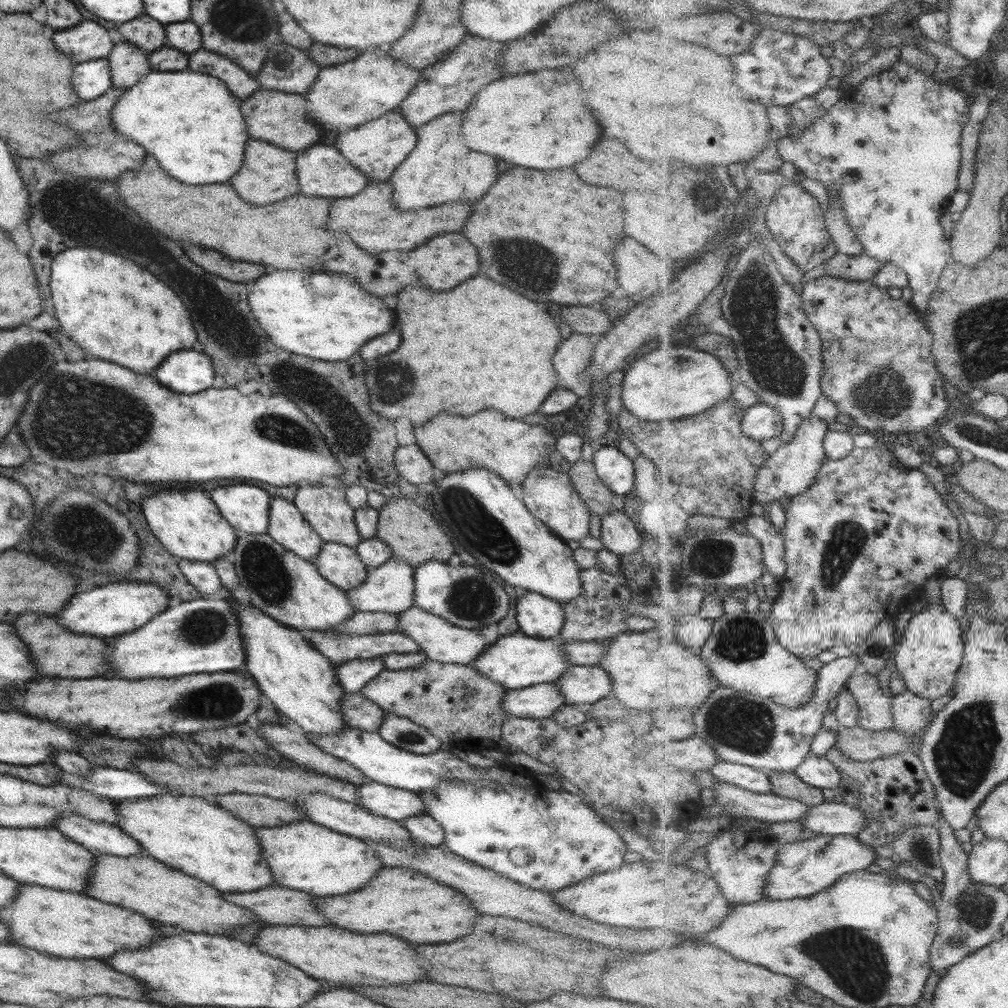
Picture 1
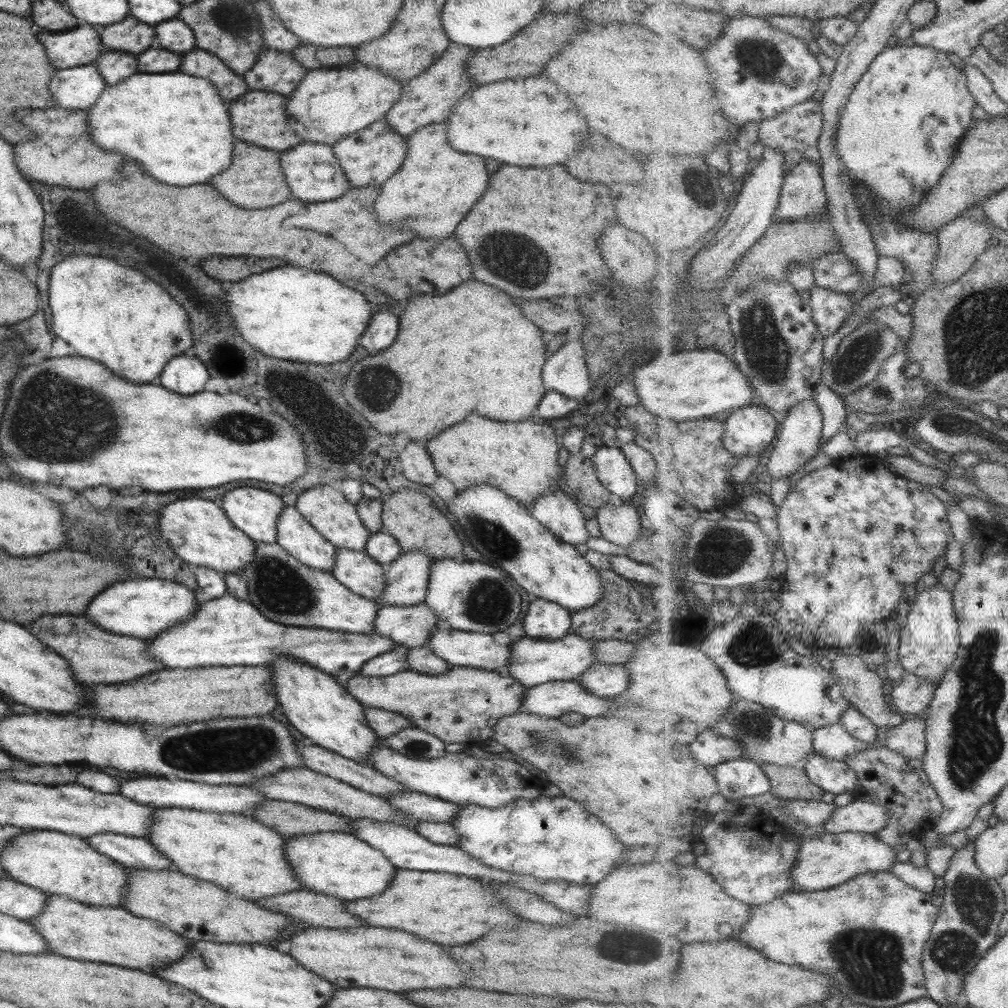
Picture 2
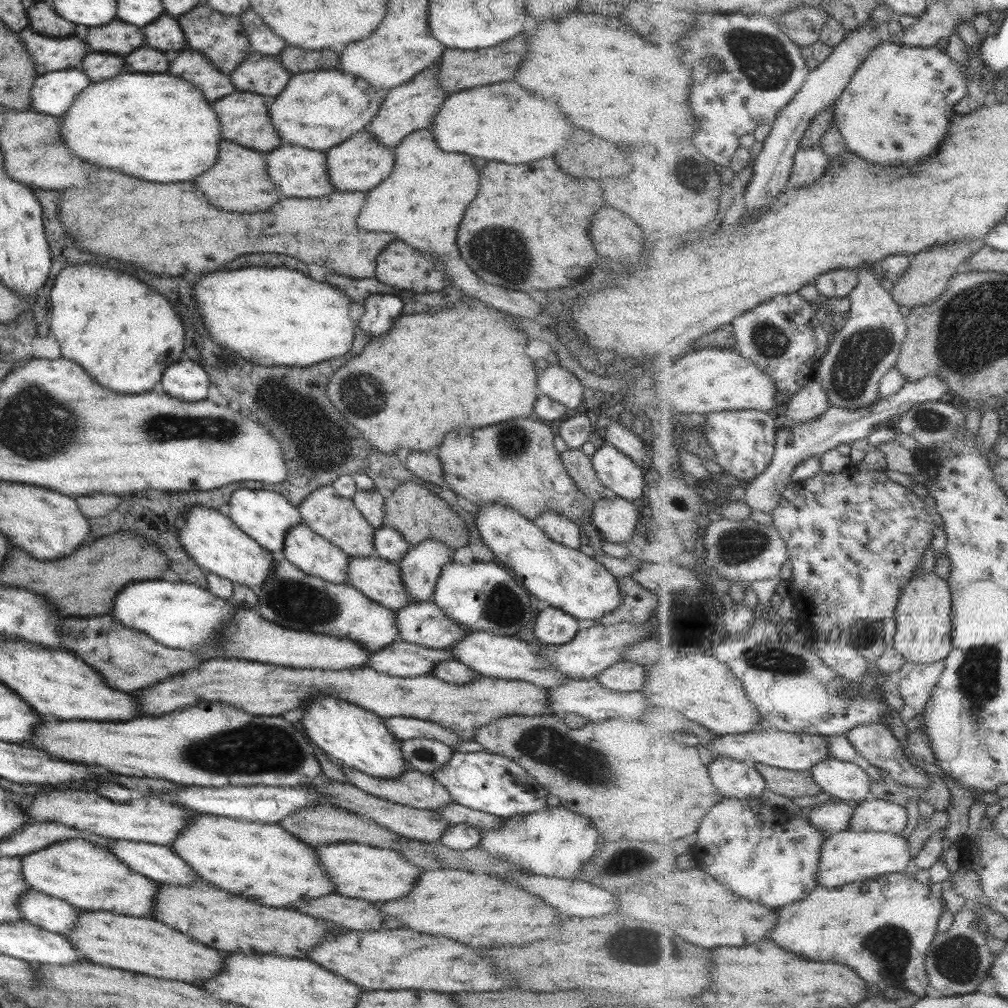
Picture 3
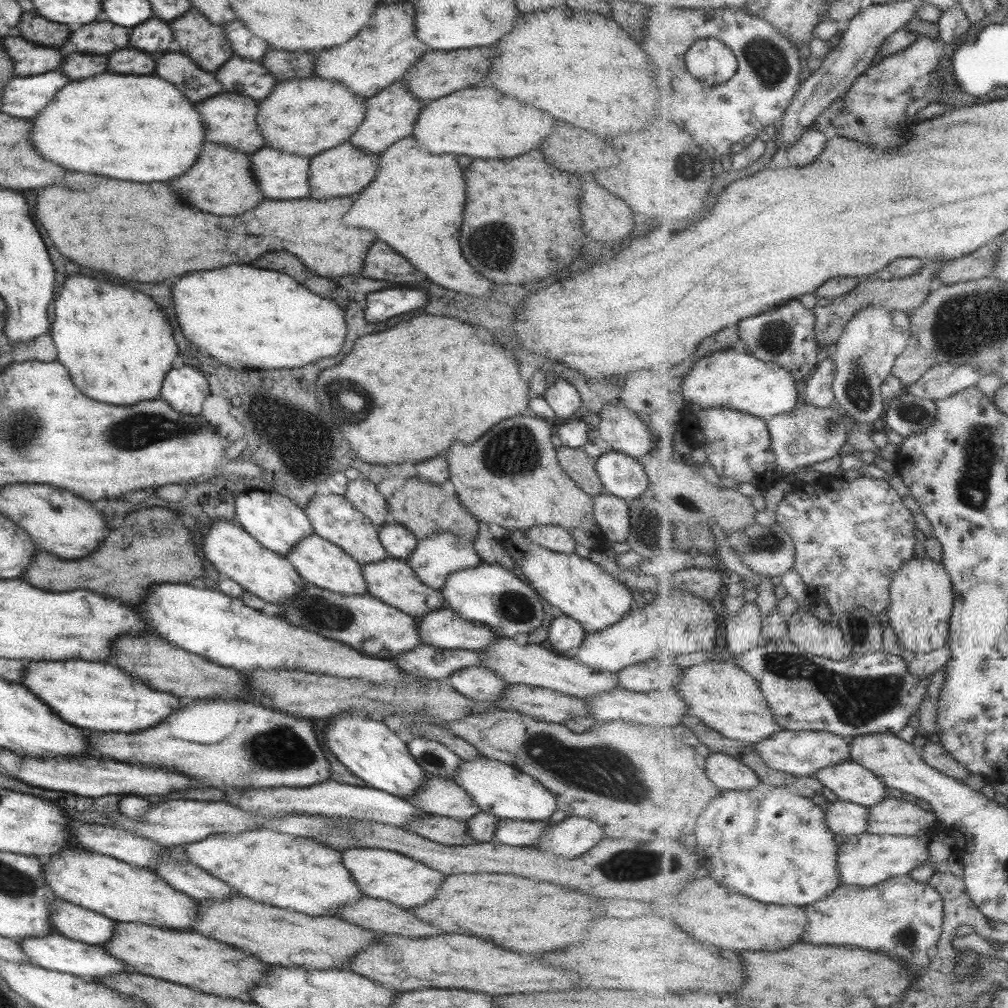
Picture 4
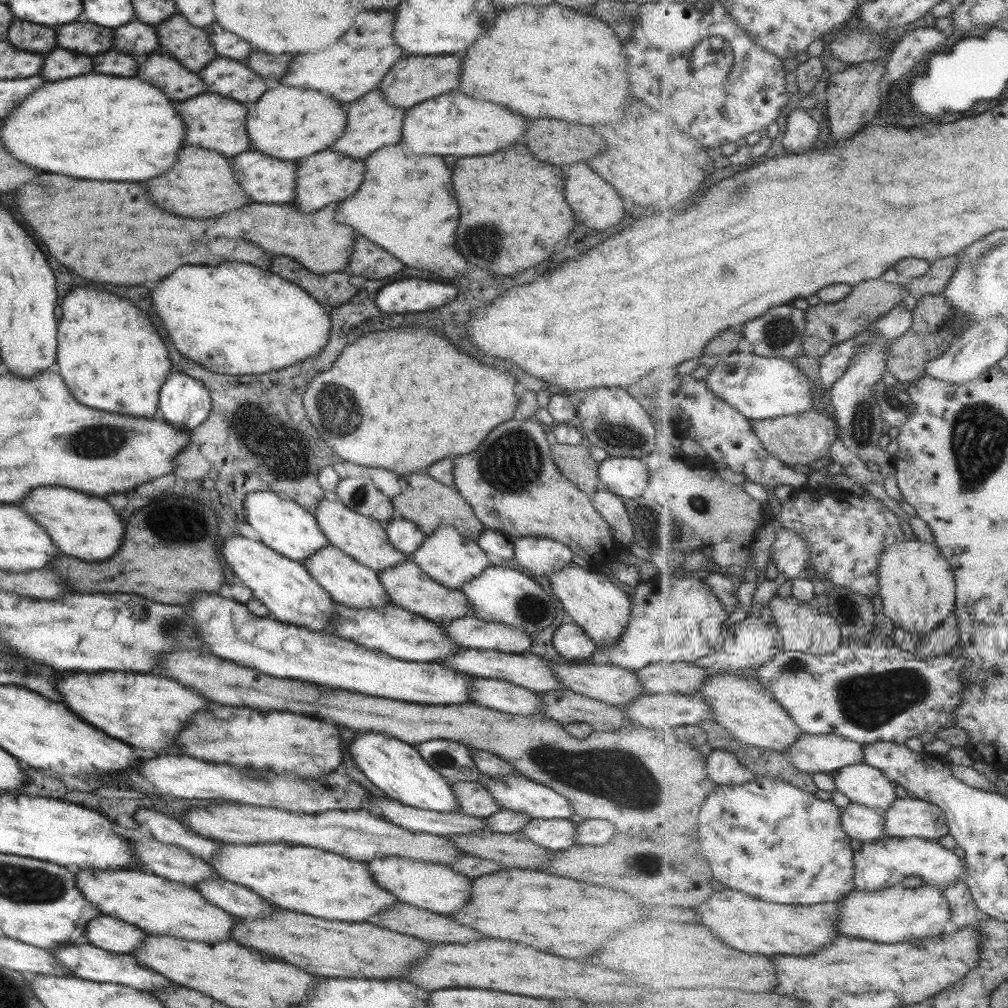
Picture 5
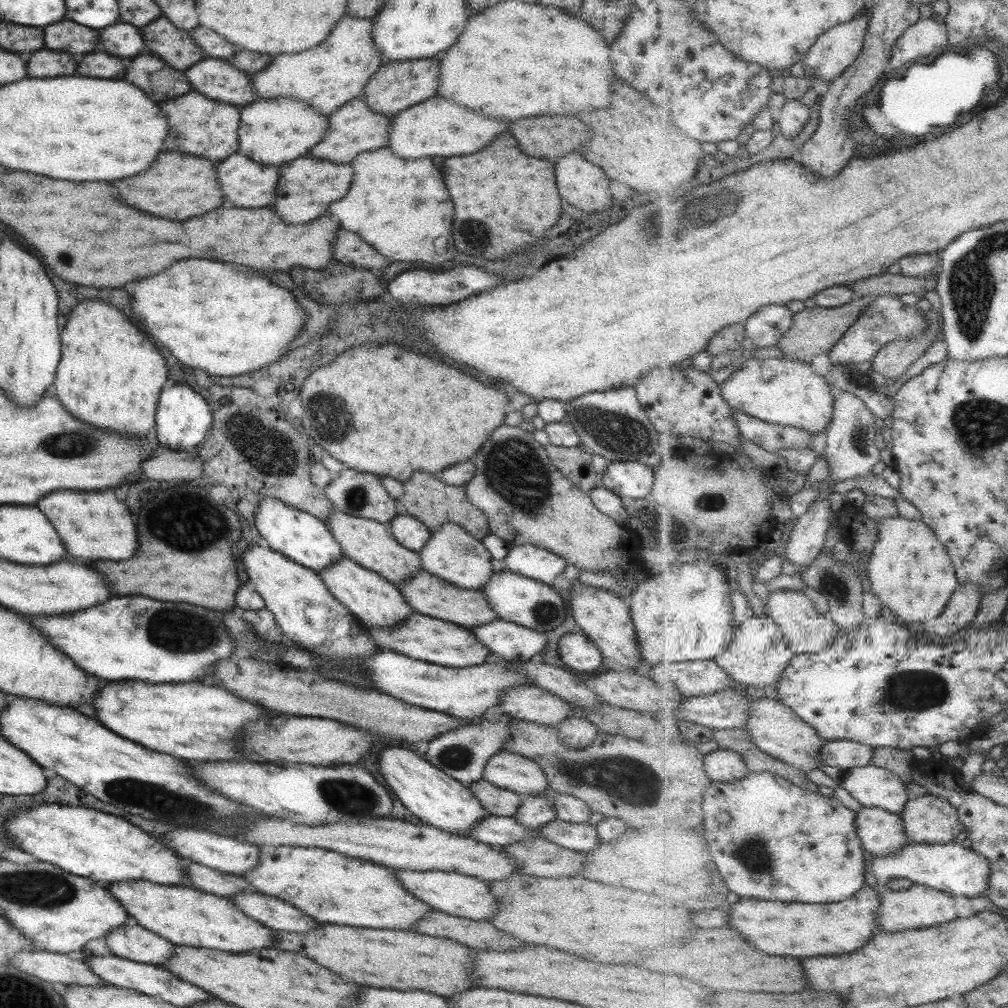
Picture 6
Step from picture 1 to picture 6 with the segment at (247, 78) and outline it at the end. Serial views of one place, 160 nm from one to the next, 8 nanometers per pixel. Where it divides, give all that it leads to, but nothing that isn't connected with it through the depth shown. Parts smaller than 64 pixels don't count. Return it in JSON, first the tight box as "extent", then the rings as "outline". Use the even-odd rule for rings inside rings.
{"extent":[125,54,191,102],"outline":[[[139,54],[126,64],[125,80],[139,86],[153,102],[165,102],[191,91],[184,71],[171,68],[153,54]]]}

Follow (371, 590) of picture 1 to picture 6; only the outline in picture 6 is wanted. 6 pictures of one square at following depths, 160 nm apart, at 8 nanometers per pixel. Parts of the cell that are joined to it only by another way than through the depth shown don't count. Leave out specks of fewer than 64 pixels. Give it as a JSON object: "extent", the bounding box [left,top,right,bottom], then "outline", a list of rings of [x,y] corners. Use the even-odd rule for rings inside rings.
{"extent":[417,524,493,590],"outline":[[[442,524],[437,532],[431,534],[427,546],[423,546],[417,553],[422,570],[464,590],[480,590],[485,582],[489,582],[493,573],[489,552],[457,524]]]}

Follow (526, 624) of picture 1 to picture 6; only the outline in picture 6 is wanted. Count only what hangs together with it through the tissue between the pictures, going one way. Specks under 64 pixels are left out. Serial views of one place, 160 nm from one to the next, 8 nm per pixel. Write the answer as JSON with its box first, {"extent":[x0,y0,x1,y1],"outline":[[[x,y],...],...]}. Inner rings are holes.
{"extent":[557,629,601,675],"outline":[[[578,629],[559,638],[557,653],[561,662],[577,675],[594,674],[601,664],[599,650]]]}

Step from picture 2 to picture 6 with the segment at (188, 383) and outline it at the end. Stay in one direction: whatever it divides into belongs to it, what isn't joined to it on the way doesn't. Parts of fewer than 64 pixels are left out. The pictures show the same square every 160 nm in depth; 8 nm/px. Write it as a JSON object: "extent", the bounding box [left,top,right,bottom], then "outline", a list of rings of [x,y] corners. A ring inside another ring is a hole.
{"extent":[153,384,211,454],"outline":[[[175,384],[160,390],[154,416],[153,436],[158,444],[172,452],[187,454],[188,448],[203,440],[205,430],[211,426],[211,414],[207,402],[193,392],[187,384]]]}

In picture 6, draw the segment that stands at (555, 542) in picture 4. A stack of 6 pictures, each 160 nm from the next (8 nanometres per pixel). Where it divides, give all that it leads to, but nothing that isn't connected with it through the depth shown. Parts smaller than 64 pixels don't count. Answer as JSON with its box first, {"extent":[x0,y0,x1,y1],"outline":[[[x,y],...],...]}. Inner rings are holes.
{"extent":[503,545,566,586],"outline":[[[533,545],[510,547],[503,559],[507,572],[526,576],[547,586],[552,585],[553,580],[563,573],[566,566],[563,557]]]}

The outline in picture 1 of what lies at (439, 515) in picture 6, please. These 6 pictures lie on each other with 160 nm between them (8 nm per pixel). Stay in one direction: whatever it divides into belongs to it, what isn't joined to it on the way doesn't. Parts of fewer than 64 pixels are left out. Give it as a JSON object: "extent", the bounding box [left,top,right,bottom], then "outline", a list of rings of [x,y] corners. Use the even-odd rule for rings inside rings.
{"extent":[376,499,454,568],"outline":[[[389,499],[378,510],[376,539],[384,542],[391,551],[391,558],[415,568],[425,561],[445,563],[454,553],[454,542],[438,521],[428,511],[413,504],[411,499]]]}

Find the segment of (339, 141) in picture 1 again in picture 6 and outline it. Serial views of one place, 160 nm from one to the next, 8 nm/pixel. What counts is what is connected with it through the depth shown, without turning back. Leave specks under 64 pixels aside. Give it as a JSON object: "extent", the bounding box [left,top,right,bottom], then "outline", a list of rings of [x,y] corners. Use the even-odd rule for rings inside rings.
{"extent":[273,155,353,224],"outline":[[[309,155],[295,158],[293,161],[280,165],[279,168],[281,168],[281,182],[279,182],[279,196],[273,210],[285,222],[291,222],[291,224],[303,224],[323,214],[323,210],[331,202],[347,194],[351,178],[353,178],[353,170],[349,164],[315,160]]]}

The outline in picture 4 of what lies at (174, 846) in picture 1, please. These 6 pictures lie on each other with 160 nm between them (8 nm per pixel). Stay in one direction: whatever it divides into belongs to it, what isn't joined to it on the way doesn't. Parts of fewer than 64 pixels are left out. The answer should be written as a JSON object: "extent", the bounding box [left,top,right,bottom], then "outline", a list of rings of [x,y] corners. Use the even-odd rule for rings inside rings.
{"extent":[182,829,363,916],"outline":[[[247,829],[238,833],[210,834],[197,842],[190,843],[182,849],[190,863],[196,864],[207,874],[218,878],[241,897],[269,906],[319,916],[327,912],[331,914],[341,905],[346,905],[346,902],[363,897],[341,862],[340,851],[319,844],[313,838],[294,837],[273,829]]]}

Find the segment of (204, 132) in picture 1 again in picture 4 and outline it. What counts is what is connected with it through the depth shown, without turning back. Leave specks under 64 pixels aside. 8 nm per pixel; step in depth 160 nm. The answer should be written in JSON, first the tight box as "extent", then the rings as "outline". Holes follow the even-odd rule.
{"extent":[30,74,204,182],"outline":[[[96,74],[91,78],[70,81],[69,84],[59,89],[59,92],[53,96],[53,101],[47,105],[41,112],[31,119],[32,129],[30,130],[30,141],[35,147],[37,154],[41,158],[47,158],[67,170],[77,170],[77,172],[89,172],[89,174],[99,174],[107,178],[117,178],[117,180],[127,180],[127,182],[167,182],[171,178],[177,178],[185,174],[197,160],[201,146],[204,143],[204,125],[199,120],[199,113],[195,110],[193,103],[187,102],[187,98],[175,90],[175,86],[162,78],[151,75],[122,75],[122,74]]]}

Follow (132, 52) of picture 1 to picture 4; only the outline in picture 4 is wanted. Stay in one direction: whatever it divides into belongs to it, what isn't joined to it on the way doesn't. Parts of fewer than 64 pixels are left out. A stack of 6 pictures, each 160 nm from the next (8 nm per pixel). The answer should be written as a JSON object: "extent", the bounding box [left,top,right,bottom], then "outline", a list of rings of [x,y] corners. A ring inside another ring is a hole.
{"extent":[59,49,107,81],"outline":[[[69,49],[67,55],[64,55],[59,72],[67,75],[71,81],[91,78],[107,72],[107,61],[105,56],[86,55]]]}

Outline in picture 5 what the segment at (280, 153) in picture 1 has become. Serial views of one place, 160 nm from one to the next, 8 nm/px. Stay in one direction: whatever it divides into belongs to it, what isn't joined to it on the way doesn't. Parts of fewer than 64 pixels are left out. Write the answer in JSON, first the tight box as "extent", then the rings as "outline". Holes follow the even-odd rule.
{"extent":[145,146,250,218],"outline":[[[185,146],[179,150],[175,166],[167,174],[145,182],[145,188],[151,200],[171,214],[189,218],[215,218],[250,202],[246,192],[239,188],[231,166],[231,158],[221,156],[214,150]]]}

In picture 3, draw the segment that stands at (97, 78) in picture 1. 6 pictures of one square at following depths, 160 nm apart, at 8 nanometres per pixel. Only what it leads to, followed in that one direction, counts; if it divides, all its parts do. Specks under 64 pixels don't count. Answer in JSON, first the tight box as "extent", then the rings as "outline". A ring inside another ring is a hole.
{"extent":[28,69,90,118],"outline":[[[80,69],[49,71],[39,76],[31,88],[31,106],[28,110],[61,118],[75,96],[83,93],[90,83],[89,77]]]}

